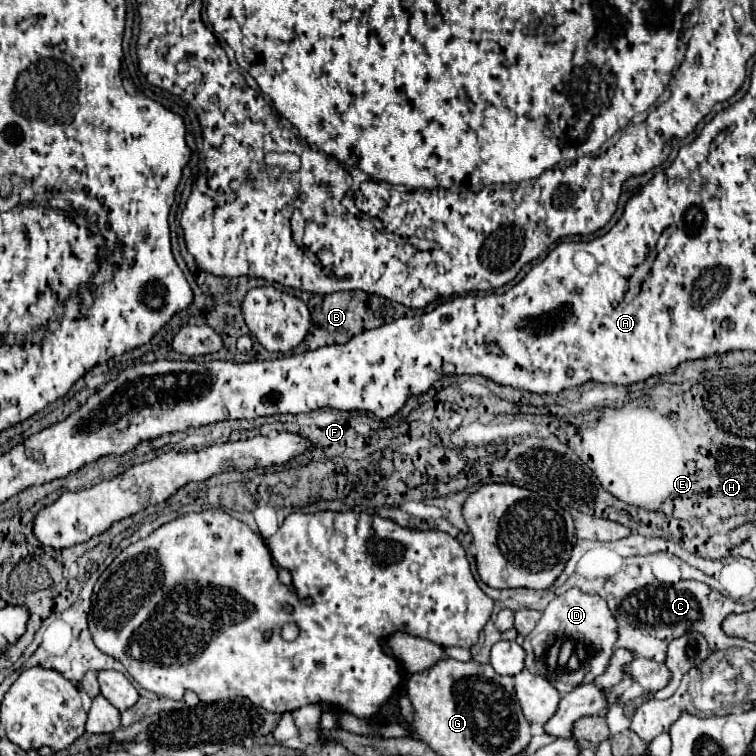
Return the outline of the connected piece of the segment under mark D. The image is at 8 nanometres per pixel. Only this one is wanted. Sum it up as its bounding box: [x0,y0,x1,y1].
[522,588,618,694]

